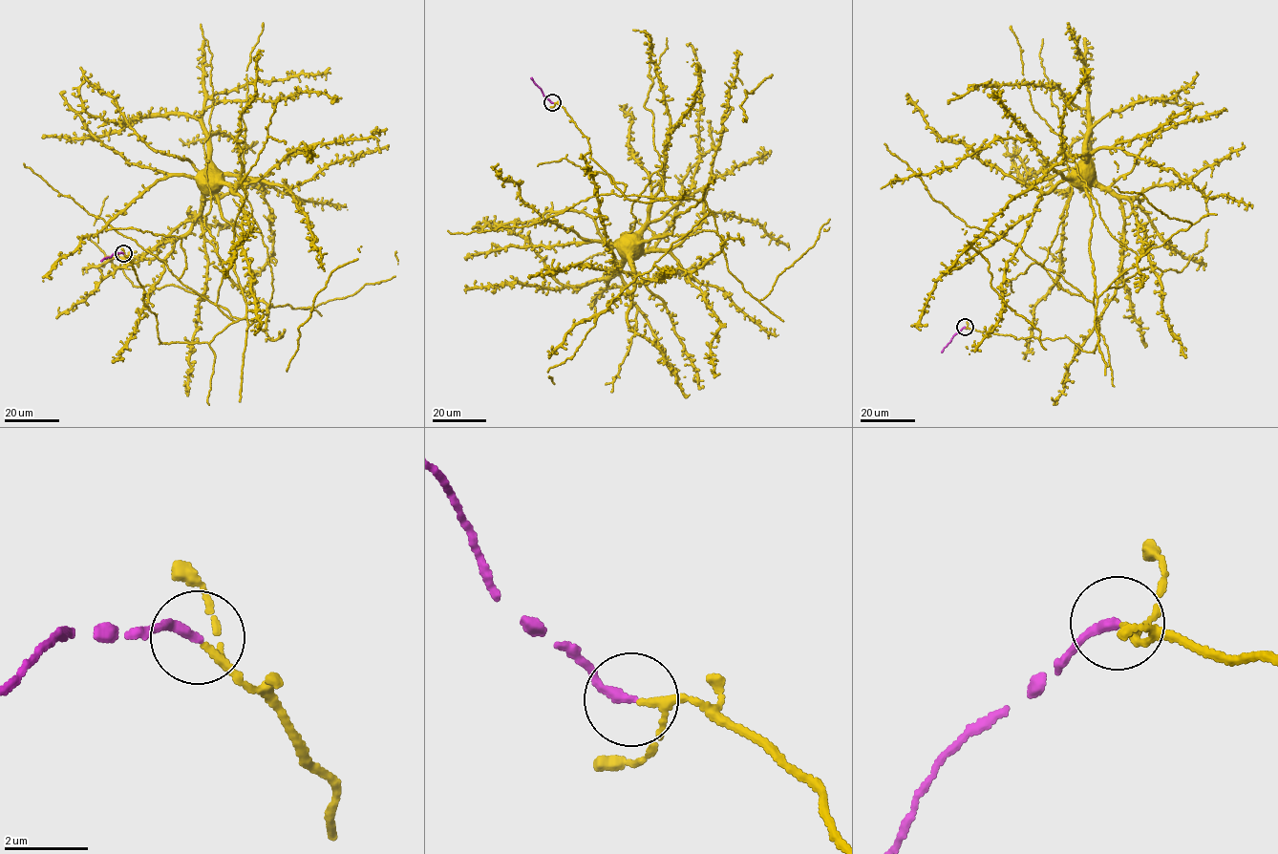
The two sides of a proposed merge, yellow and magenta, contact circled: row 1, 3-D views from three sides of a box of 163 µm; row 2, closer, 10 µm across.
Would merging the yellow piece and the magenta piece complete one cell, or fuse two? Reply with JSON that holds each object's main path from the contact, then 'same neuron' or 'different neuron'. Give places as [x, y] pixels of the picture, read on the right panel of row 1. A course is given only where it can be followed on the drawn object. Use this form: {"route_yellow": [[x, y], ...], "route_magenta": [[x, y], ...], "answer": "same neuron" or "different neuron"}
{"route_yellow": [[965, 328], [1017, 339], [1067, 337], [1082, 351], [1095, 349], [1099, 330], [1089, 252], [1094, 215], [1077, 170]], "route_magenta": [[965, 327], [942, 352]], "answer": "same neuron"}

